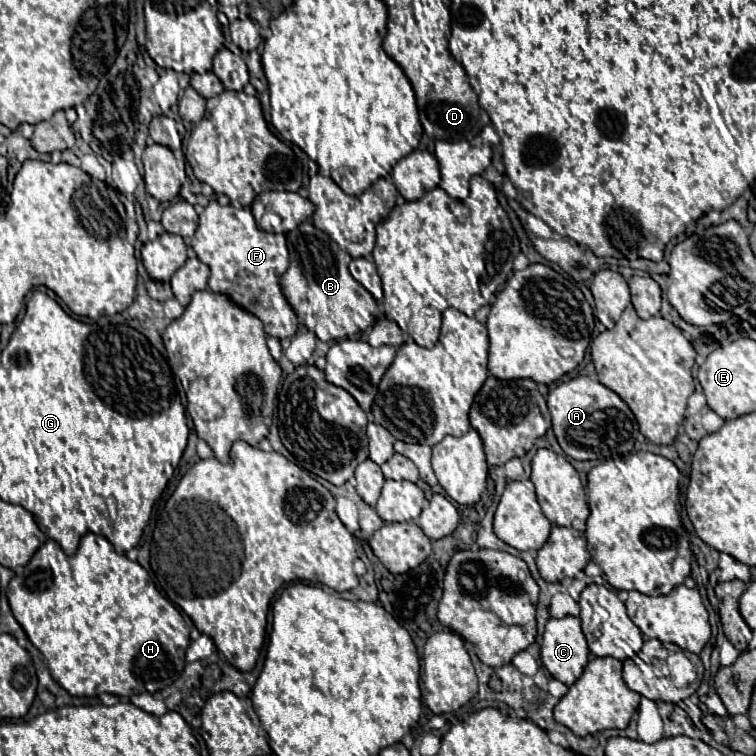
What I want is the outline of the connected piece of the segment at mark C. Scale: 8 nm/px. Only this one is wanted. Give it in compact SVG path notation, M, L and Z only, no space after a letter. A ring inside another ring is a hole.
M550 618L540 646L540 660L556 680L572 686L588 664L588 644L580 628L580 618Z

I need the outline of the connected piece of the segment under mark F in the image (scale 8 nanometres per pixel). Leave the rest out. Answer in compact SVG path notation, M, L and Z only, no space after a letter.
M216 200L200 214L198 230L192 238L192 248L198 258L210 266L208 288L212 292L224 292L248 312L256 314L268 336L290 338L298 330L298 320L286 302L280 288L280 274L286 272L289 261L287 239L284 234L260 230L250 210L220 206Z

